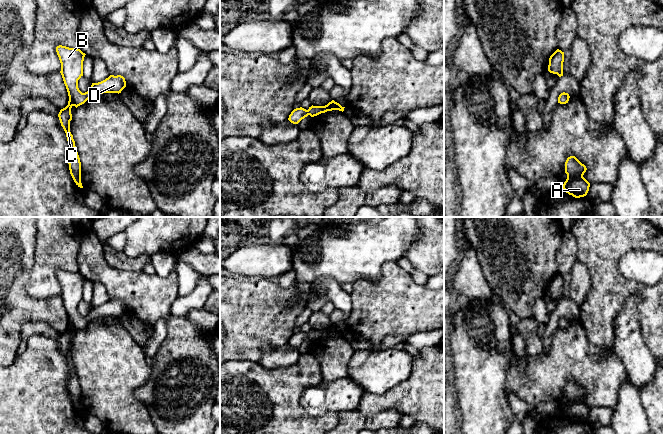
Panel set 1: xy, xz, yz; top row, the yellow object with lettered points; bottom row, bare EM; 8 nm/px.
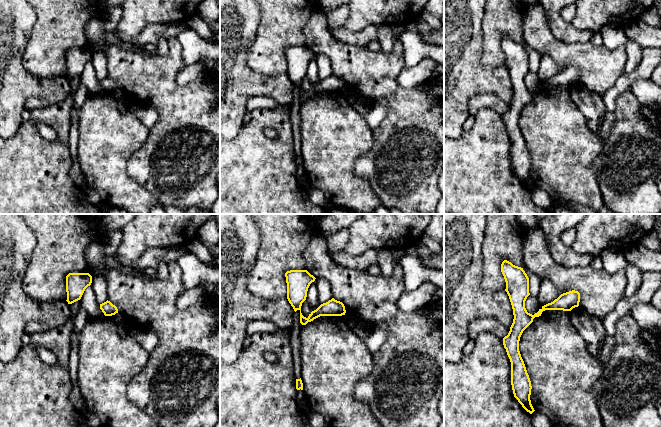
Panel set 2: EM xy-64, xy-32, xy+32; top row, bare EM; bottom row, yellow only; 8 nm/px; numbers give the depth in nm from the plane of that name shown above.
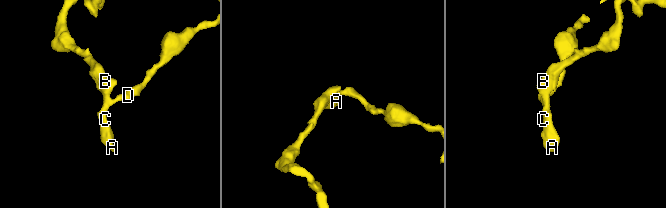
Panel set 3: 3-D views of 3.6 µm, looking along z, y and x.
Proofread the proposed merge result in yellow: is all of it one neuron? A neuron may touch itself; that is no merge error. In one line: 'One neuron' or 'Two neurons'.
One neuron

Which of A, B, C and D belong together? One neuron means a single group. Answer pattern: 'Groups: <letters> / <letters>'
Groups: A B C D

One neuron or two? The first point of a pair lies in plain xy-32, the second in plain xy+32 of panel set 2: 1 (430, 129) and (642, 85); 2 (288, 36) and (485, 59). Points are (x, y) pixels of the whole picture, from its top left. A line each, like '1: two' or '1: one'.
1: two
2: one

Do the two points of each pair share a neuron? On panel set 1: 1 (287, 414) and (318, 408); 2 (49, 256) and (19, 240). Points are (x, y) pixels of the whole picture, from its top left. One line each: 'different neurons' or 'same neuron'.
1: different neurons
2: different neurons

